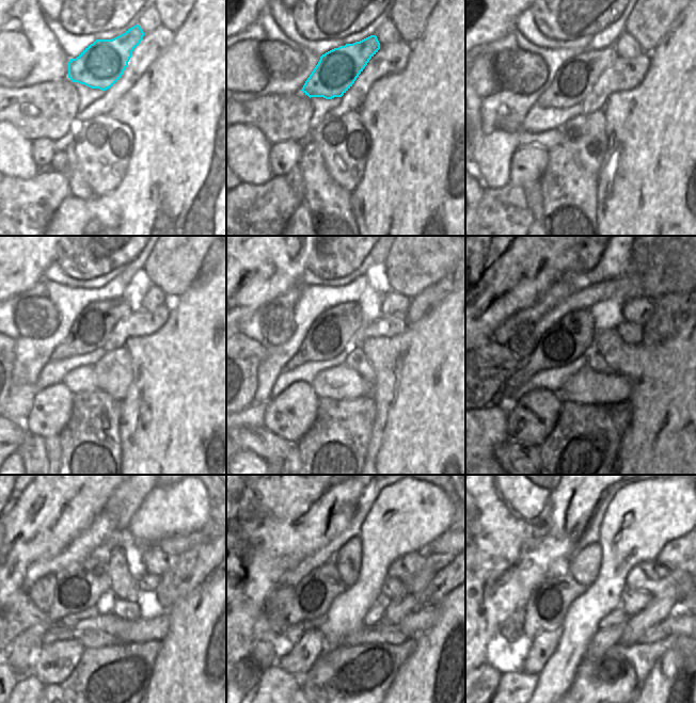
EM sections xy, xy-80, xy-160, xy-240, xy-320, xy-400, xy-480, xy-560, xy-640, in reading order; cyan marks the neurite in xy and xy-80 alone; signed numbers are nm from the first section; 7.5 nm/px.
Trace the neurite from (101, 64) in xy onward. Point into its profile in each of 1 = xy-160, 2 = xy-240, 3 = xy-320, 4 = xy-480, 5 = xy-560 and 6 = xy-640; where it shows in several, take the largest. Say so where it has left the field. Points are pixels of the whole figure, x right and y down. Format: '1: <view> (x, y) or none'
1: xy-160 (575, 78)
2: xy-240 (93, 326)
3: xy-320 (334, 330)
4: xy-480 (79, 587)
5: xy-560 (314, 594)
6: xy-640 (549, 602)

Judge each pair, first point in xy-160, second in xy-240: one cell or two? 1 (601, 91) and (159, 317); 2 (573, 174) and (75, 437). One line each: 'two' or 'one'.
1: one
2: one

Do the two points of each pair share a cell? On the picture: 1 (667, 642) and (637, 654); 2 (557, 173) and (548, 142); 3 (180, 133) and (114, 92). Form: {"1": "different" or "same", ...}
{"1": "same", "2": "different", "3": "different"}

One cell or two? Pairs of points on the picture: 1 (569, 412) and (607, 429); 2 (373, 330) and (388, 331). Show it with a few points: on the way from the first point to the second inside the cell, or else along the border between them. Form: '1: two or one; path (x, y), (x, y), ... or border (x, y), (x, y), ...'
1: one; path (579, 421), (586, 429), (598, 429)
2: one; path (376, 330), (384, 330)

